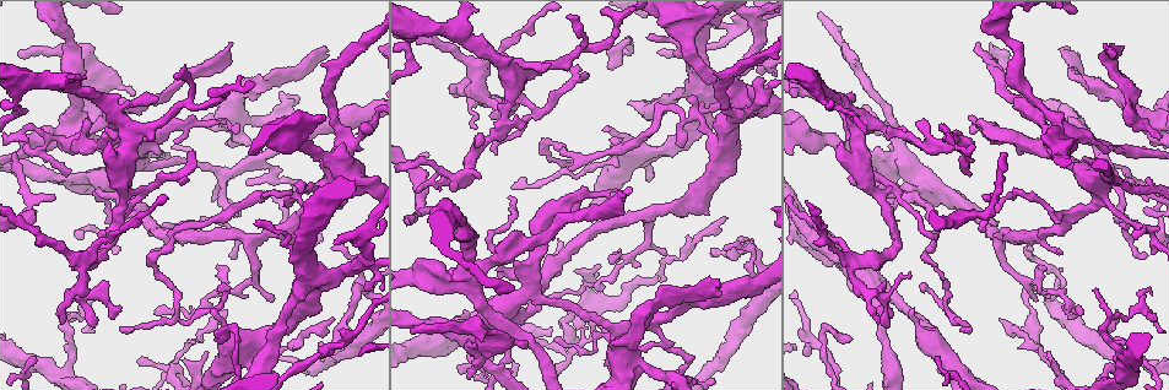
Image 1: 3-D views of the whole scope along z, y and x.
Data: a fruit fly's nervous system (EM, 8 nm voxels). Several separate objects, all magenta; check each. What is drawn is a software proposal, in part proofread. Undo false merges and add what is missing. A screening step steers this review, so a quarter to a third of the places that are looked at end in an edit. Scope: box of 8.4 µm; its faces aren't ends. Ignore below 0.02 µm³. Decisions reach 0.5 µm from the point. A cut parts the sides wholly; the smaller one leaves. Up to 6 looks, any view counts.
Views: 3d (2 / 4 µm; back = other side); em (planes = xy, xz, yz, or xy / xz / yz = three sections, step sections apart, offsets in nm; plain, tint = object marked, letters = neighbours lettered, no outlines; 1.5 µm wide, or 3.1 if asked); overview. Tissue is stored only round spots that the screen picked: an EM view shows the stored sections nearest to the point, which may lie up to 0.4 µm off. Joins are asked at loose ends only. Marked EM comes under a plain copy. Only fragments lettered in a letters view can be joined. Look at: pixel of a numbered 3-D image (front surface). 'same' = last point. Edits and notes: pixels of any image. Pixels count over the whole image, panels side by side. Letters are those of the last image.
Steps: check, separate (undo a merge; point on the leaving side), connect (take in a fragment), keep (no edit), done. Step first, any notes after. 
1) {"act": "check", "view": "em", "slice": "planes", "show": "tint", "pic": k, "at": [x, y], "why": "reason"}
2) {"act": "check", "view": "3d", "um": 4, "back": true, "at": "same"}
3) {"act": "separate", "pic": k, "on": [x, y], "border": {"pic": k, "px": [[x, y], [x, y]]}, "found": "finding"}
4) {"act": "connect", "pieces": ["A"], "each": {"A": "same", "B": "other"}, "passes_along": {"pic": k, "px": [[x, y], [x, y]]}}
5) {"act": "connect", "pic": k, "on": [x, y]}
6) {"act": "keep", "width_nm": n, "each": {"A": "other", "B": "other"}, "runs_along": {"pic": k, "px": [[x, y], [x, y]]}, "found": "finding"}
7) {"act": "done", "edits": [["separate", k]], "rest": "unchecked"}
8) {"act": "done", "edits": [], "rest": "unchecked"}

{"act": "check", "view": "em", "slice": "planes", "show": "letters", "pic": 1, "at": [145, 165], "why": "sudden change in width"}

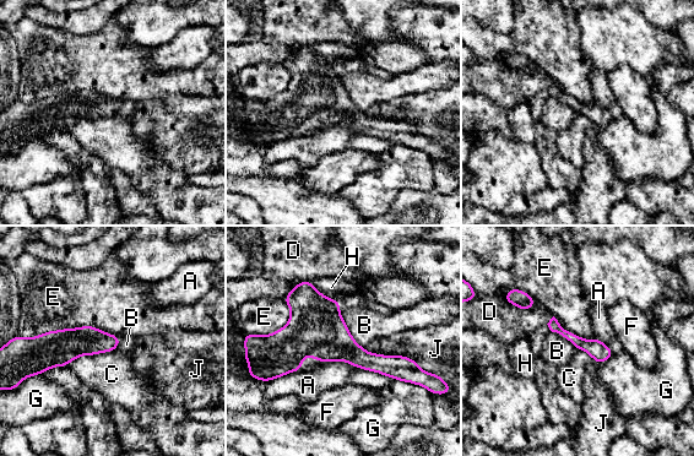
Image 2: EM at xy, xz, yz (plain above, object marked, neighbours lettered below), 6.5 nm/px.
{"act": "keep", "each": {"A": "other", "B": "other", "C": "other", "D": "other", "E": "other", "F": "other", "G": "other", "H": "other", "J": "other"}, "border": {"pic": 2, "px": [[119, 336], [77, 326], [23, 338]]}, "found": "one neuron here"}

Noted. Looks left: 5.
{"act": "check", "view": "3d", "um": 4, "pic": 1, "at": [112, 319], "why": "thin end"}

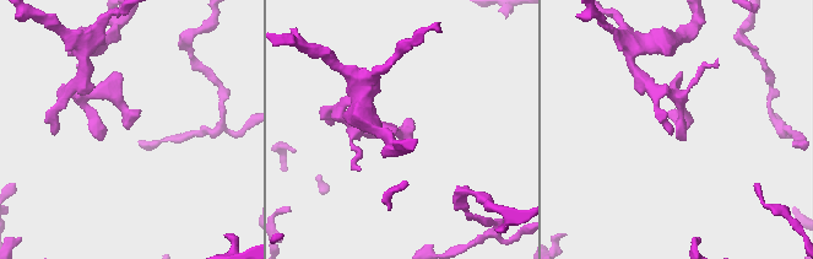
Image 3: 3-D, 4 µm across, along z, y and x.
{"act": "check", "view": "em", "slice": "planes", "show": "letters", "pic": 3, "at": [401, 138]}

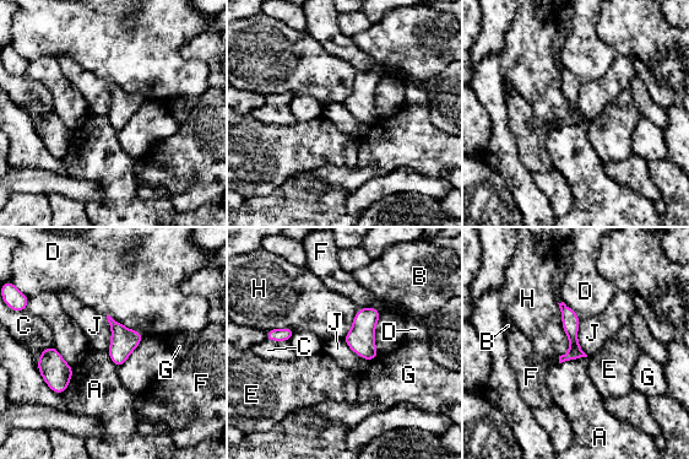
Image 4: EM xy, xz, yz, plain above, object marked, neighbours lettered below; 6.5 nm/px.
{"act": "keep", "width_nm": 110, "longest_contact_nm": ["H", 400], "each": {"A": "other", "B": "other", "C": "other", "D": "other", "E": "other", "F": "other", "G": "other", "H": "other", "J": "other"}, "found": "no lettered fragment goes on from it"}

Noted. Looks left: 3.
{"act": "check", "view": "em", "slice": "planes", "show": "letters", "pic": 1, "at": [1061, 49]}

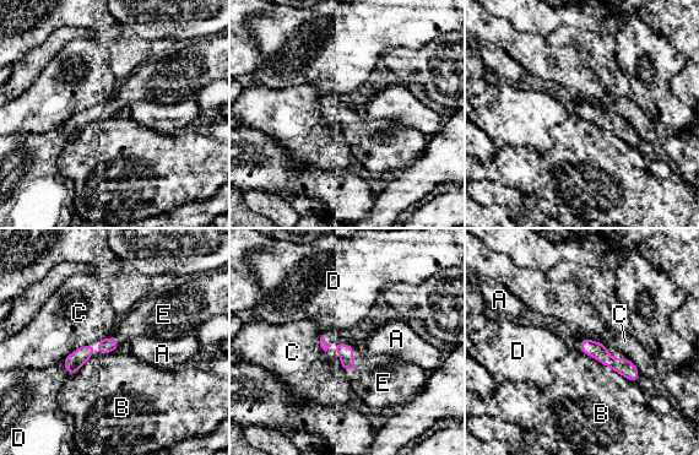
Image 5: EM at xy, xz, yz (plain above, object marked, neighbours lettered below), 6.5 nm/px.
{"act": "connect", "pieces": ["E"], "width_nm": 90, "each": {"A": "other", "B": "other", "C": "other", "D": "other", "E": "same"}, "found": "the neuron continues"}

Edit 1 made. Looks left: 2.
{"act": "done", "edits": [["connect", 5]], "rest": "unchecked"}

